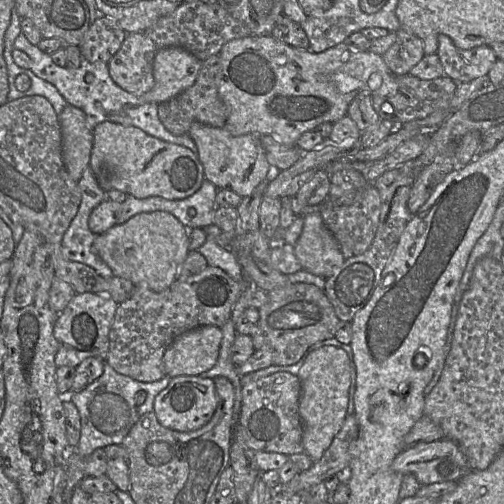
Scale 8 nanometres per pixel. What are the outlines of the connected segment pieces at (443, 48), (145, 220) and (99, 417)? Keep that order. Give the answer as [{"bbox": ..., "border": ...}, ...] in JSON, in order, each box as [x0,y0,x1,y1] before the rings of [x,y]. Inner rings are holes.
[{"bbox":[437,34,497,83],"border":[[[445,34],[438,35],[437,55],[444,68],[444,75],[456,83],[469,82],[488,75],[497,61],[497,56],[488,45],[463,50],[455,46]]]},{"bbox":[92,212,190,292],"border":[[[142,212],[97,235],[92,251],[111,268],[113,275],[161,292],[178,278],[179,269],[190,251],[189,229],[169,212]]]},{"bbox":[68,362,171,458],"border":[[[106,362],[103,373],[94,382],[78,392],[68,396],[76,406],[80,416],[80,438],[74,449],[82,458],[89,456],[95,449],[108,445],[120,445],[139,417],[154,410],[156,396],[167,387],[171,377],[164,376],[154,382],[141,382],[129,376],[116,372]],[[138,391],[145,391],[147,397],[144,403],[136,406],[135,395]]]}]

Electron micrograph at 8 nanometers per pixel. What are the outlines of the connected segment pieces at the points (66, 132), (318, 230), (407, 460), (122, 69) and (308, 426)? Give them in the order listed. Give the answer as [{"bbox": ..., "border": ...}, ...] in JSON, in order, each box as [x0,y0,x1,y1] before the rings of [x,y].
[{"bbox":[58,104,93,182],"border":[[[67,104],[58,118],[62,135],[62,159],[71,178],[78,182],[85,168],[90,167],[93,135],[86,125],[86,115],[80,108]]]},{"bbox":[294,212,345,278],"border":[[[319,212],[309,213],[303,219],[302,233],[294,246],[295,255],[304,270],[329,278],[345,260],[340,246]]]},{"bbox":[391,438,471,485],"border":[[[448,438],[404,448],[391,467],[402,475],[413,474],[421,485],[458,481],[471,470],[458,444]]]},{"bbox":[108,32,157,96],"border":[[[144,32],[127,33],[120,49],[108,62],[112,80],[136,96],[147,93],[155,83],[153,66],[157,50]]]},{"bbox":[298,346,351,462],"border":[[[322,346],[307,354],[298,377],[301,382],[298,413],[302,422],[302,444],[304,453],[316,462],[330,446],[347,417],[351,385],[349,357],[342,348]]]}]

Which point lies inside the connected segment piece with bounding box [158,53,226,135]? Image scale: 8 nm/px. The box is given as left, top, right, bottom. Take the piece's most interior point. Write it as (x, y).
(201, 102)

